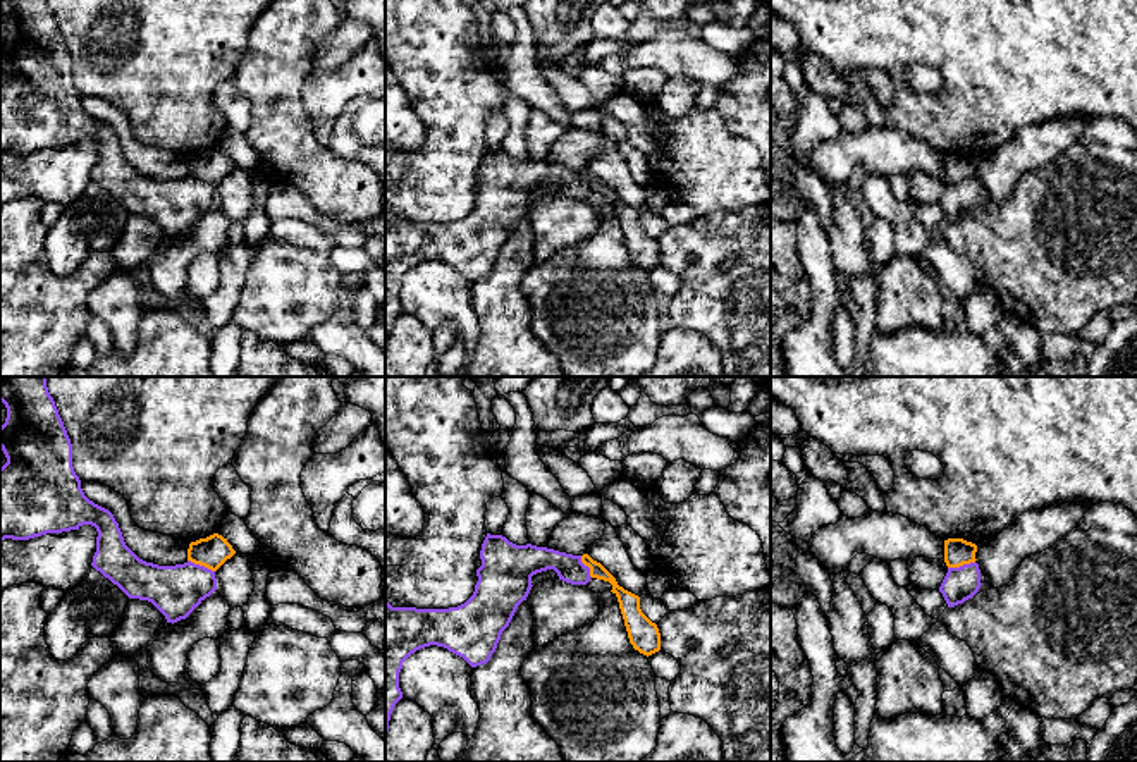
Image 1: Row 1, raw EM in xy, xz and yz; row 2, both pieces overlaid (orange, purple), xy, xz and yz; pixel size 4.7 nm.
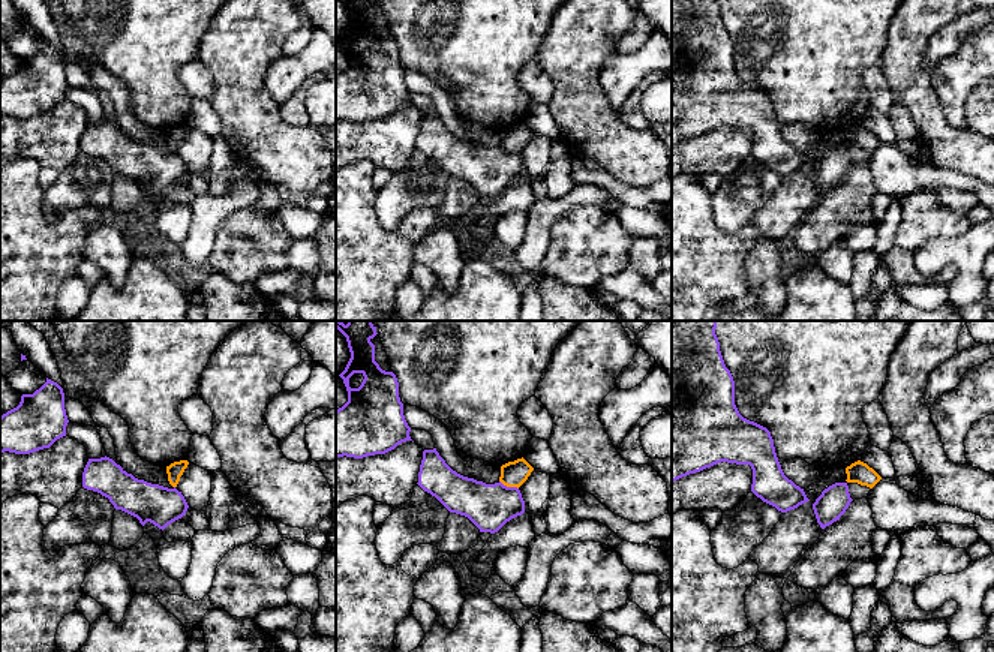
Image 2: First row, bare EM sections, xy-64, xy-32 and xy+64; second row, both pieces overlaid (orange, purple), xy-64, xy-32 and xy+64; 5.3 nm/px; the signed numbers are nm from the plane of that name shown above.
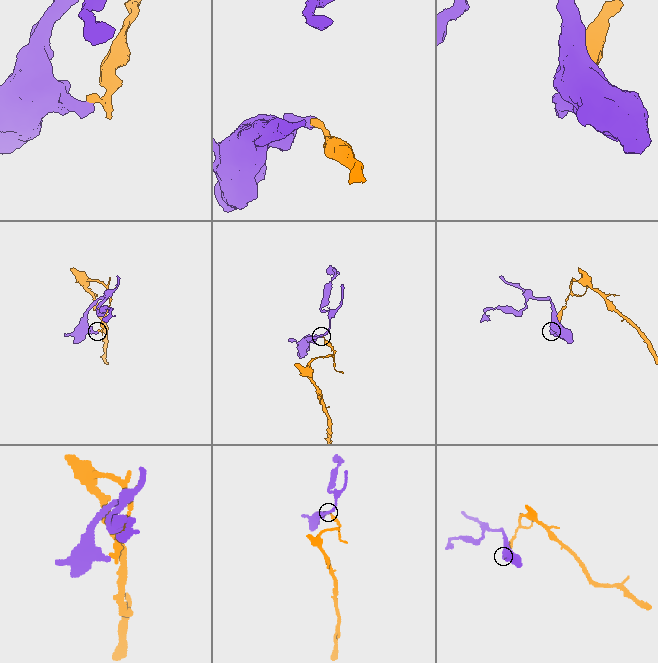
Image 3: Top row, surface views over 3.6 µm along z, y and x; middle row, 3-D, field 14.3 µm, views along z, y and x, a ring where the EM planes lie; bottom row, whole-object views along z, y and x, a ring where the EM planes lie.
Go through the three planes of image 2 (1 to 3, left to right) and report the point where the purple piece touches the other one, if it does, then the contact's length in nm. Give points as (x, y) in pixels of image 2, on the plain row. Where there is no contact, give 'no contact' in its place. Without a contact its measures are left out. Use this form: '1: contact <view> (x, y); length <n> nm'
1: no contact
2: contact xy-32 (508, 150); length 120 nm
3: no contact

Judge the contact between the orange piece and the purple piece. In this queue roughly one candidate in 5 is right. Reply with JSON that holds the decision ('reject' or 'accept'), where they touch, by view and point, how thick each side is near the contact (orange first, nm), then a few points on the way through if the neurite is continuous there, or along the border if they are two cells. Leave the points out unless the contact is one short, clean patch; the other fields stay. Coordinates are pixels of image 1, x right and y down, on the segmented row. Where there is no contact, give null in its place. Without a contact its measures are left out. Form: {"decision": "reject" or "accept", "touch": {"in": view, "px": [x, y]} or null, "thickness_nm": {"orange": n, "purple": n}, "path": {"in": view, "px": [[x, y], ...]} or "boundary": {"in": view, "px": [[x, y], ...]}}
{"decision": "reject", "touch": {"in": "xy", "px": [202, 565]}, "thickness_nm": {"orange": 150, "purple": 240}, "boundary": {"in": "xy", "px": [[188, 559], [214, 571]]}}

